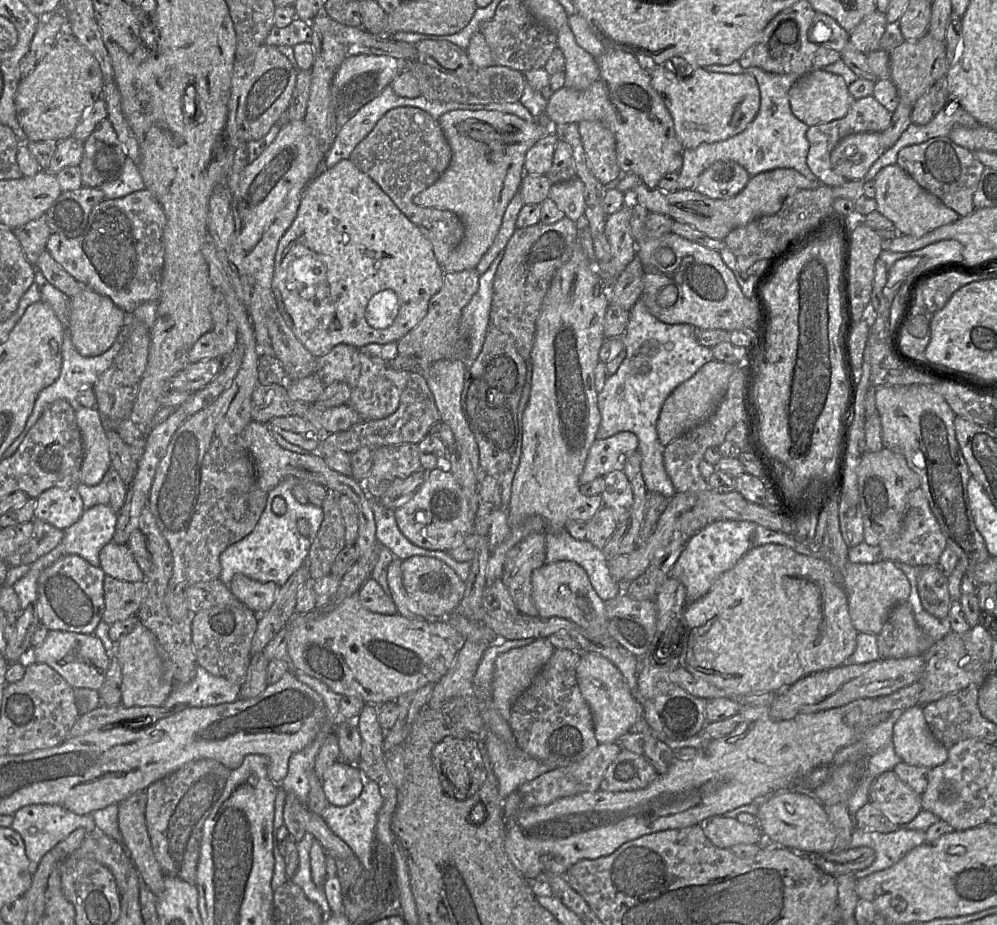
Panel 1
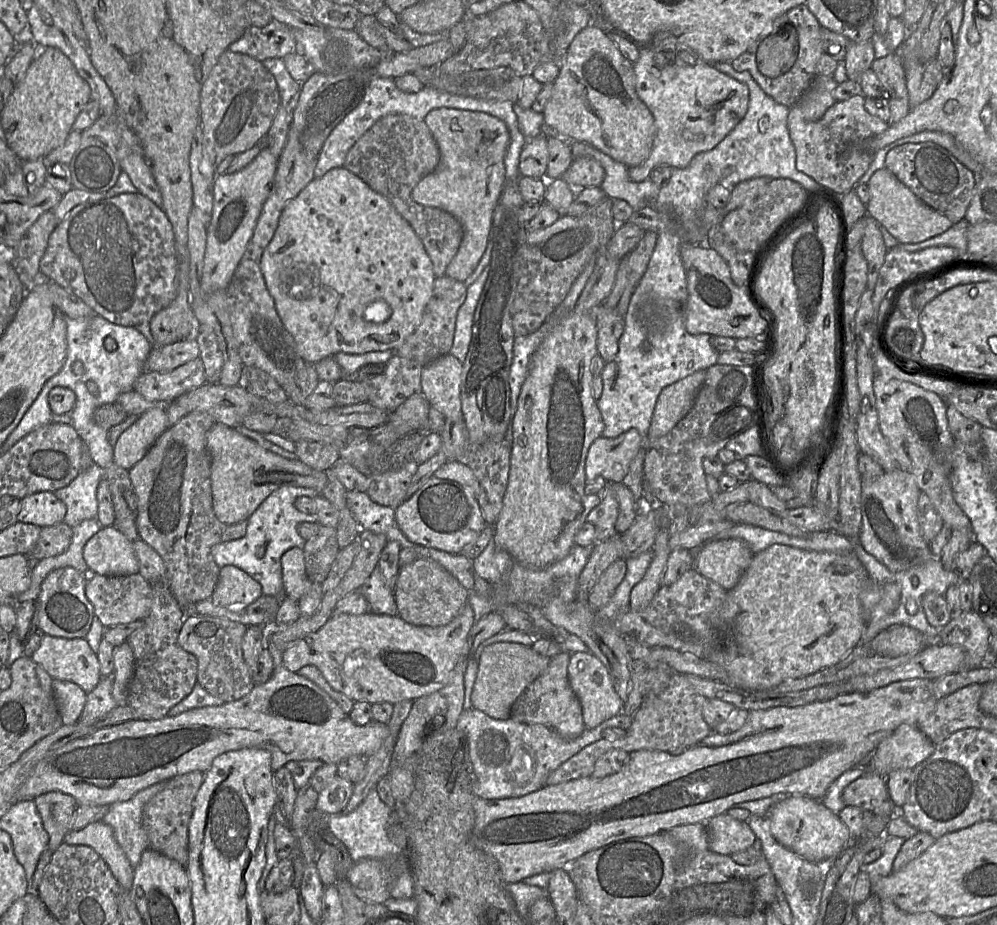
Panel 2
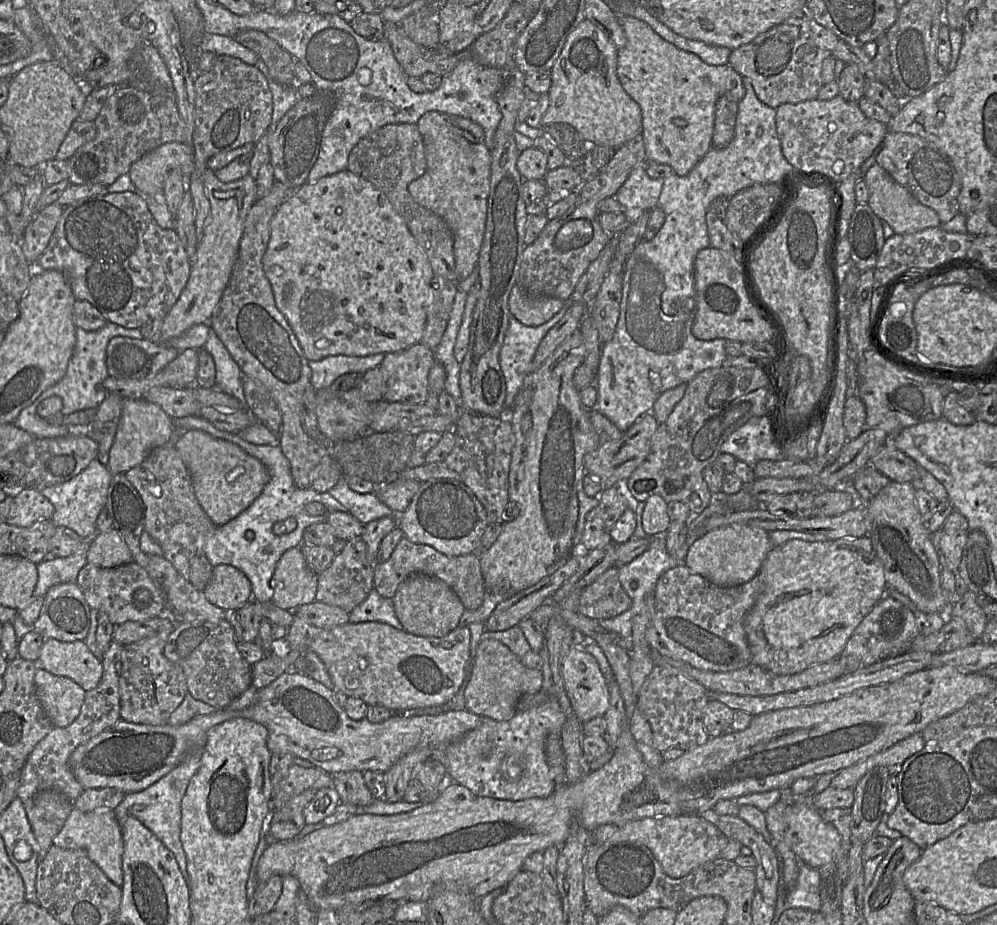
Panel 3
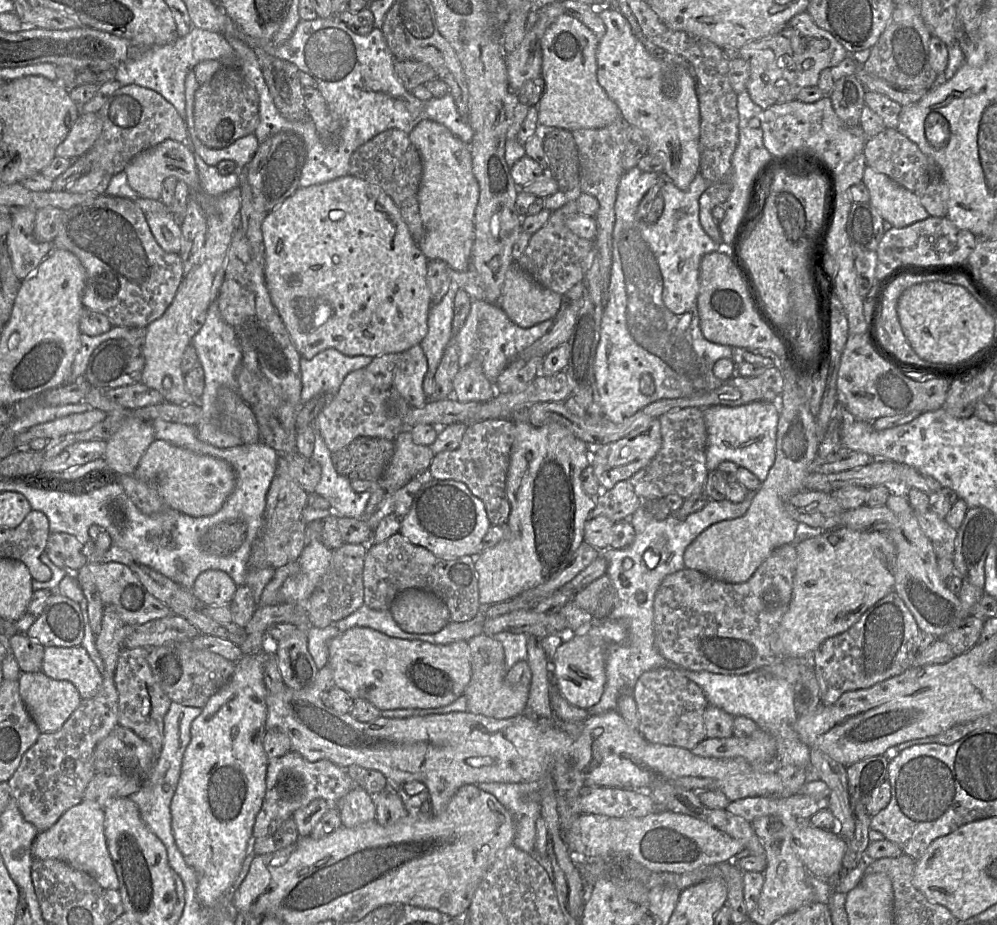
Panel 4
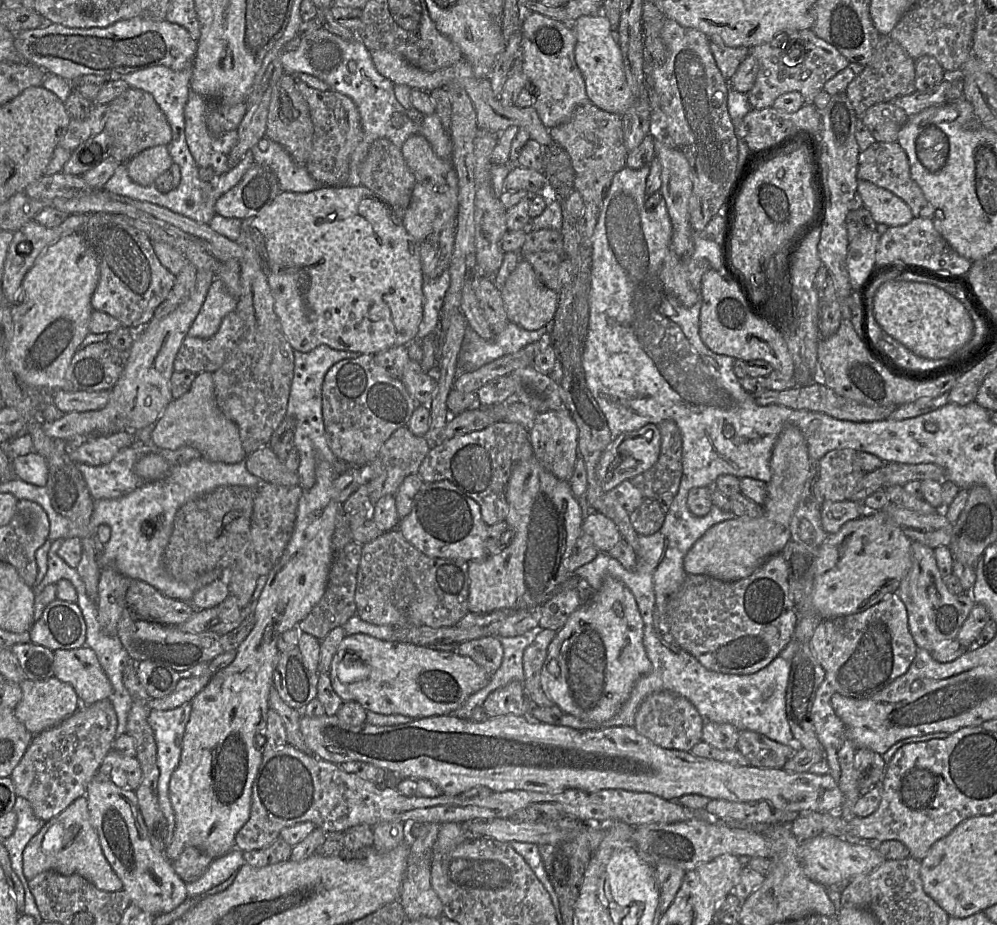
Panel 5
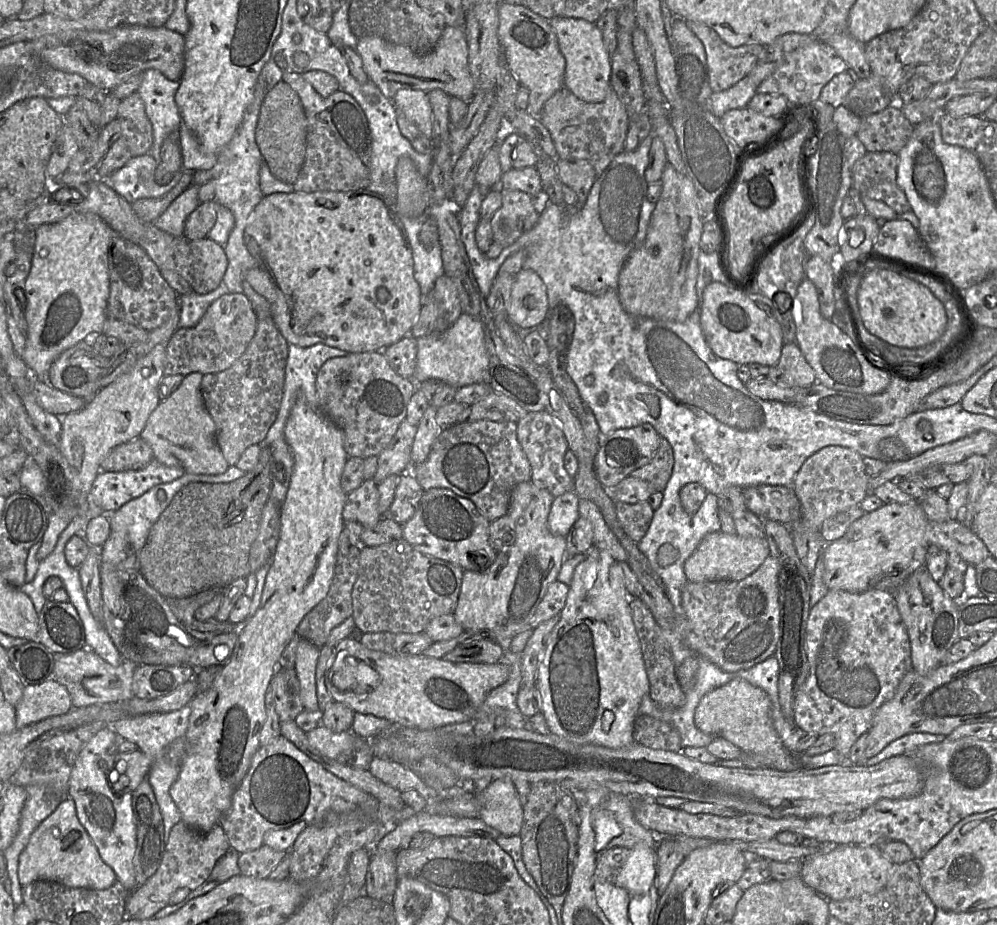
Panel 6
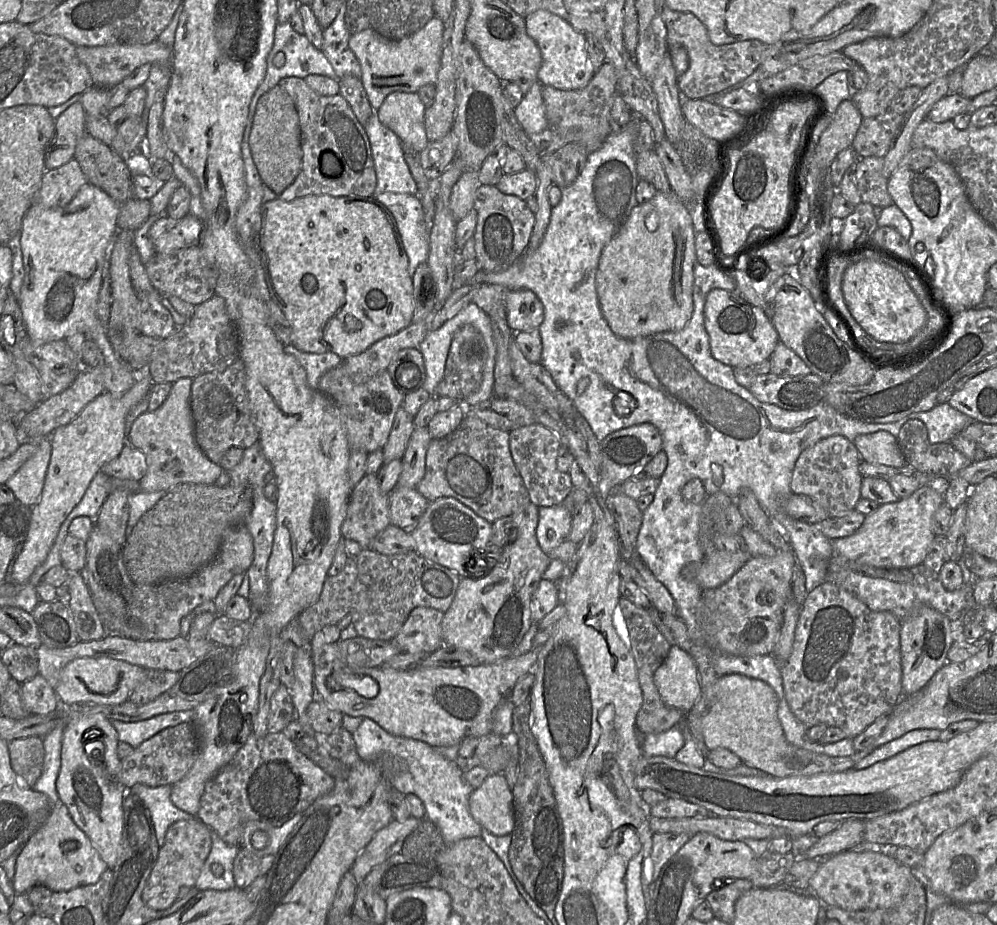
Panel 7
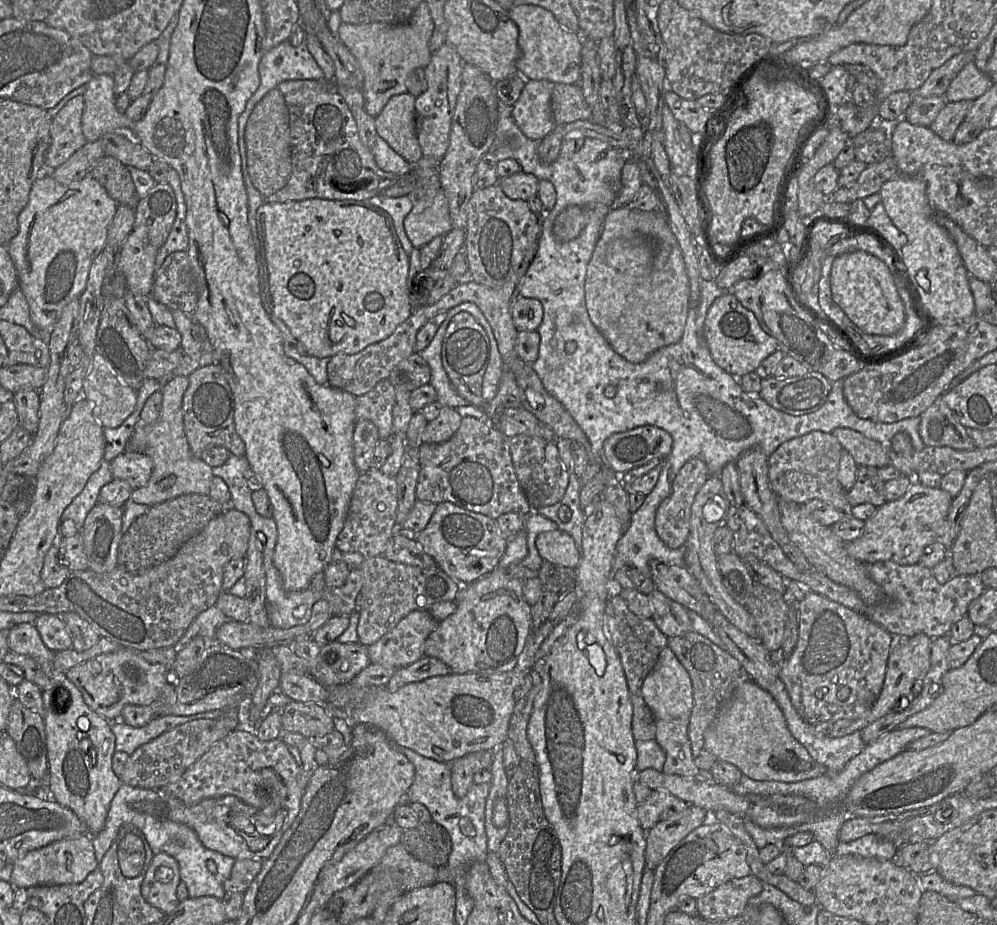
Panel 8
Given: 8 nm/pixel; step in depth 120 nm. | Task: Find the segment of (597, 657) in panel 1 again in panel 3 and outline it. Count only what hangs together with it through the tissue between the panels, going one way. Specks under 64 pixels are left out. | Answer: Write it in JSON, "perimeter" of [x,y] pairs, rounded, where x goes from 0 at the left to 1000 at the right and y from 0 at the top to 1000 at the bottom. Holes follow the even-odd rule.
{"perimeter":[[[574,698],[565,715],[563,731],[573,768],[582,781],[607,772],[611,765],[610,737],[593,707]]]}

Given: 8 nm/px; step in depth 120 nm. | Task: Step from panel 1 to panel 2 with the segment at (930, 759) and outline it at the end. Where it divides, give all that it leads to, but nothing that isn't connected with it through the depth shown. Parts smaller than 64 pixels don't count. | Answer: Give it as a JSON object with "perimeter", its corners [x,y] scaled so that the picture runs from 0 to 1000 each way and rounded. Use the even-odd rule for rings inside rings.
{"perimeter":[[[906,782],[880,806],[868,830],[886,839],[900,831],[915,832],[937,811],[938,804],[920,784]]]}

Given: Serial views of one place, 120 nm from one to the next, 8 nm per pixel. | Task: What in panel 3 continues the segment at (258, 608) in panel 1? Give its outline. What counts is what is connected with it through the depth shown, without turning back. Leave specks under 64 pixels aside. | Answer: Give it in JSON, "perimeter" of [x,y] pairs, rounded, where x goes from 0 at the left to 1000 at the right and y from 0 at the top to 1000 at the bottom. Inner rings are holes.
{"perimeter":[[[229,610],[214,614],[212,627],[204,641],[209,651],[228,662],[235,662],[253,650],[251,627],[244,618]]]}

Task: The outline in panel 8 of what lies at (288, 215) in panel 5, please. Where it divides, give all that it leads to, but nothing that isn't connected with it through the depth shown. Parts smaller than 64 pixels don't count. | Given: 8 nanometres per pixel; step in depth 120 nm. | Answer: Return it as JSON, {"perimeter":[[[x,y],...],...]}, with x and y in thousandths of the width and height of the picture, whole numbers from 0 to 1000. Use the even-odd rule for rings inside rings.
{"perimeter":[[[311,214],[302,217],[265,219],[258,227],[257,240],[266,330],[274,342],[281,344],[290,354],[293,362],[304,373],[310,384],[332,387],[337,383],[357,383],[368,374],[387,366],[412,341],[408,310],[410,279],[396,252],[391,234],[382,225],[373,222],[368,216],[337,217]]]}

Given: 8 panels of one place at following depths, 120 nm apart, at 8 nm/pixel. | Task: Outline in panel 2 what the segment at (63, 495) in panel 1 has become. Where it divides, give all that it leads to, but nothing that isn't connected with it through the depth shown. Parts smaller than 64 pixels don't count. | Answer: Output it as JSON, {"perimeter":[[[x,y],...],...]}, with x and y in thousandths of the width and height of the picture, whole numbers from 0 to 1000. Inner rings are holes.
{"perimeter":[[[39,531],[20,541],[18,564],[52,569],[64,564],[67,554],[65,544],[52,531]]]}

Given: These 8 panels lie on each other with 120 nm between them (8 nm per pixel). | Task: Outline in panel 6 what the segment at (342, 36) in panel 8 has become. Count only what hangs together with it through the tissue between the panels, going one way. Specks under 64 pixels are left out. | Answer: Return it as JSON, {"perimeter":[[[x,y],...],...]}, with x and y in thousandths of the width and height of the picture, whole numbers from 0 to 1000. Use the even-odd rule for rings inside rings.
{"perimeter":[[[447,28],[436,51],[427,58],[418,58],[410,51],[392,48],[379,40],[358,44],[357,55],[363,63],[365,77],[371,88],[388,107],[394,107],[403,96],[430,99],[441,96],[451,105],[470,110],[476,103],[476,93],[469,72],[469,49],[464,31]]]}

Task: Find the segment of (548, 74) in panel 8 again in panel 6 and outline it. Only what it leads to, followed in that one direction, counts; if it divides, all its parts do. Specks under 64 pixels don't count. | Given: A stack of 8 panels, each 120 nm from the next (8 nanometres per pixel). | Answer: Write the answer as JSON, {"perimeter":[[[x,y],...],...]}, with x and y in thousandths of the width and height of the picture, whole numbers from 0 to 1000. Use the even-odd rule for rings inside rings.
{"perimeter":[[[563,17],[550,22],[558,36],[561,53],[567,63],[566,94],[587,110],[606,109],[613,96],[613,59],[606,50],[602,32],[597,25],[586,21]]]}

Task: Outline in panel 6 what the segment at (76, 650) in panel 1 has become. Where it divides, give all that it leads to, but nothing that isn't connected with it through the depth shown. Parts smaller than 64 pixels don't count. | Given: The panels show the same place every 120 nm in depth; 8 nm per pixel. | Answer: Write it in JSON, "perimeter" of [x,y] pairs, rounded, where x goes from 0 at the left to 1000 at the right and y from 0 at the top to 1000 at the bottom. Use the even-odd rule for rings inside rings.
{"perimeter":[[[89,702],[53,708],[55,714],[53,732],[67,744],[73,765],[116,760],[133,754],[132,721],[134,720],[128,716],[112,720]]]}

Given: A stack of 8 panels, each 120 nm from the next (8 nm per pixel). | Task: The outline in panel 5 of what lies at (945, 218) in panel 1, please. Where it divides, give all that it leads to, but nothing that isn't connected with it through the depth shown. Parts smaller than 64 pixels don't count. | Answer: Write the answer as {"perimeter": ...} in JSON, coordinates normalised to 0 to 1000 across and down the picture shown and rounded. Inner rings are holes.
{"perimeter":[[[861,195],[859,209],[864,212],[866,224],[873,228],[880,242],[905,244],[917,236],[914,226],[904,214],[874,197]]]}

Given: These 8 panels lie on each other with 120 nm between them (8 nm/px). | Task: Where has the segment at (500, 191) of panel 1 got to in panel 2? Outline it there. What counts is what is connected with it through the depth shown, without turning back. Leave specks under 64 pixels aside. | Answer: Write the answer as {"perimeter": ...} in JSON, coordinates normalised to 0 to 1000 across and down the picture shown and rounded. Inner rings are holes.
{"perimeter":[[[437,117],[425,132],[438,155],[441,173],[436,184],[417,199],[412,212],[422,222],[452,230],[463,242],[464,258],[447,297],[464,305],[478,289],[489,264],[494,228],[508,197],[506,172],[512,145],[507,132],[479,120]]]}

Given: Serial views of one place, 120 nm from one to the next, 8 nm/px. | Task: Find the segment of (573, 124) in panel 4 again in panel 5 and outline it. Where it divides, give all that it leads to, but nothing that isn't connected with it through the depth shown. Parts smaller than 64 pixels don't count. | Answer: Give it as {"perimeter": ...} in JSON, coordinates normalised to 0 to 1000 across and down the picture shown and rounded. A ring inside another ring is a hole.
{"perimeter":[[[539,13],[525,16],[522,64],[530,88],[537,94],[535,110],[542,130],[550,139],[569,132],[576,119],[591,108],[587,88],[577,66],[578,39],[571,25]]]}

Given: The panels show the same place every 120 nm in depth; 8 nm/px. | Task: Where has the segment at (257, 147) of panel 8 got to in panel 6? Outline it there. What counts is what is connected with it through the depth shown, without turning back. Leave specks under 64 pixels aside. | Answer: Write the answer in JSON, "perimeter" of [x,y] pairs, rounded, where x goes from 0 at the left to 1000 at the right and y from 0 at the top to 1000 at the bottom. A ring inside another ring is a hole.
{"perimeter":[[[283,86],[266,104],[257,138],[257,155],[261,162],[264,176],[269,178],[276,192],[291,199],[297,197],[306,174],[307,150],[308,130],[301,105],[290,91]]]}

